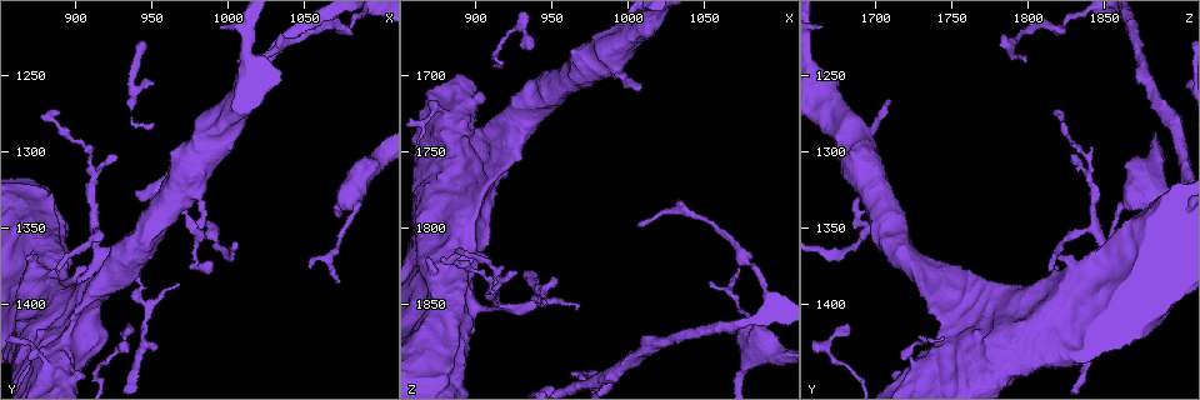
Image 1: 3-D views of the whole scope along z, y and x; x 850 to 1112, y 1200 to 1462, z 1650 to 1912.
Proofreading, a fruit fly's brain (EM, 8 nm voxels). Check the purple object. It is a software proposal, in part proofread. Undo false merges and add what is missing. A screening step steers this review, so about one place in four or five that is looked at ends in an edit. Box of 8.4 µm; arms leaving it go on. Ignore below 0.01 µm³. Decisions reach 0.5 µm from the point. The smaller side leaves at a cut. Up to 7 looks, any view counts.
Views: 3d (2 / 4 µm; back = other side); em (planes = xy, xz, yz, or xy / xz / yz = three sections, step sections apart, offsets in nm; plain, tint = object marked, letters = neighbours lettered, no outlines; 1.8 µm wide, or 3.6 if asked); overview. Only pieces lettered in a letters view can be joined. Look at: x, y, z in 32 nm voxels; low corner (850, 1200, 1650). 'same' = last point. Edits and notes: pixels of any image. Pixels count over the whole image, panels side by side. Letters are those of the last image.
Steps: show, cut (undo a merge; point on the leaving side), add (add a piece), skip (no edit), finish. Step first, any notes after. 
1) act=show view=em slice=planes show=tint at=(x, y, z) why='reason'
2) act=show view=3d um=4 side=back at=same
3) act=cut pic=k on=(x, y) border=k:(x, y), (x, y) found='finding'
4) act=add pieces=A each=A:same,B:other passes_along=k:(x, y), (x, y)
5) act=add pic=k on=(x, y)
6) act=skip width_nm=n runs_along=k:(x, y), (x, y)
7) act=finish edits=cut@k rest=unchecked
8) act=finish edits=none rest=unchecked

act=show view=3d um=4 at=(910, 1404, 1756) why='a narrow waist'

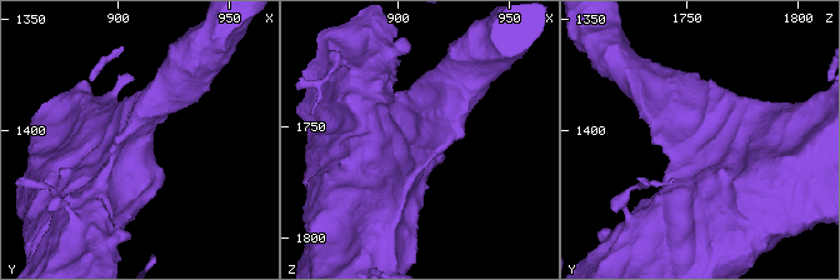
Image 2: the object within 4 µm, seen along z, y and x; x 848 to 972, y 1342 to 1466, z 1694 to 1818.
act=show view=em slice=xz step=8 show=tint at=(908, 1403, 1758)

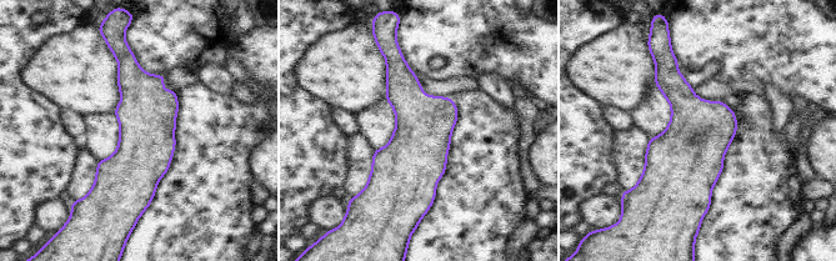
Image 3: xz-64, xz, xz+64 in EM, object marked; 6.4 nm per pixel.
act=show view=em slice=planes show=letters at=same why='cut it another way'

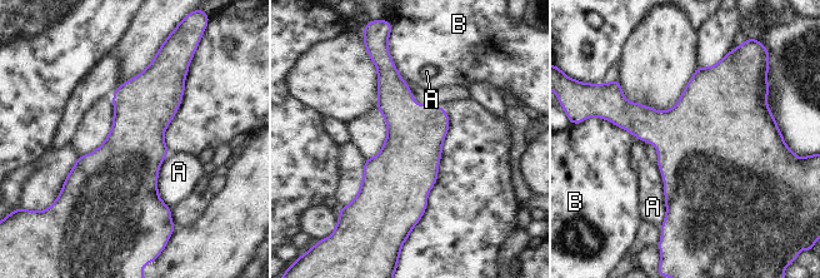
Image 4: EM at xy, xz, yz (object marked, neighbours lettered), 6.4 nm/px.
act=skip each=A:other,B:other border=4:(655, 163), (664, 184), (663, 222) found='continuous, no second neuron'

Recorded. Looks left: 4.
act=show view=em slice=planes show=letters at=(1054, 1376, 1838)

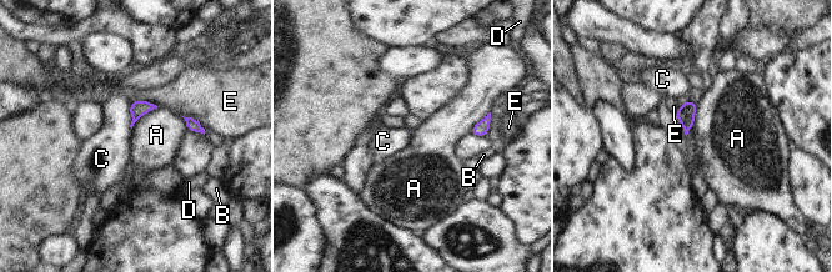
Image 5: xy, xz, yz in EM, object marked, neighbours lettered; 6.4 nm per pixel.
act=skip each=A:other,B:other,C:other,D:other,E:other border=5:(131, 102), (130, 127) found='none of them fits'

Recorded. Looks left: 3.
act=show view=3d um=4 at=(1006, 1242, 1796) why='an open end'

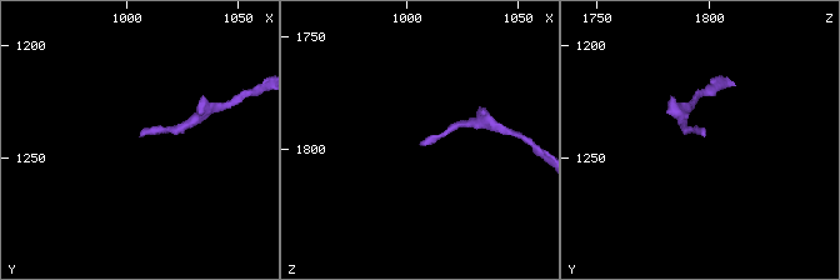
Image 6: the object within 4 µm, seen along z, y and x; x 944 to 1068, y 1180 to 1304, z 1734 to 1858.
act=show view=em slice=yz step=8 show=tint at=(1007, 1242, 1798) why='now the EM'

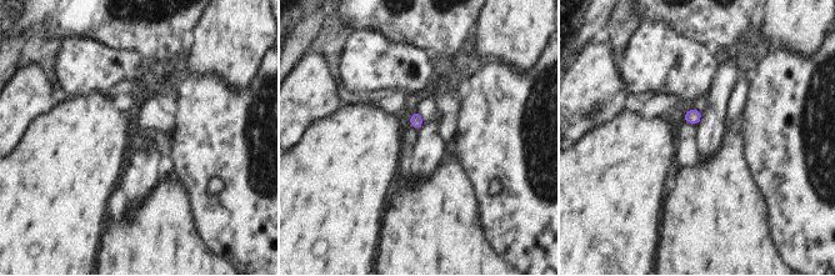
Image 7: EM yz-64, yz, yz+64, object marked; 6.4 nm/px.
act=show view=em slice=planes show=letters at=same

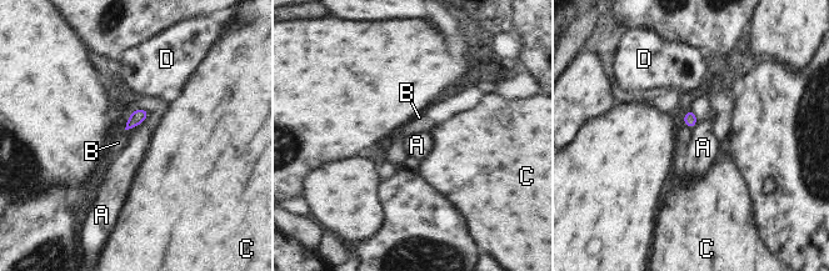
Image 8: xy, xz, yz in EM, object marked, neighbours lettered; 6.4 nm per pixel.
act=skip each=A:other,B:other,C:other,D:other border=8:(150, 113), (139, 124), (126, 130) found='none of them fits'

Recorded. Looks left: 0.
act=finish edits=none rest=unchecked

